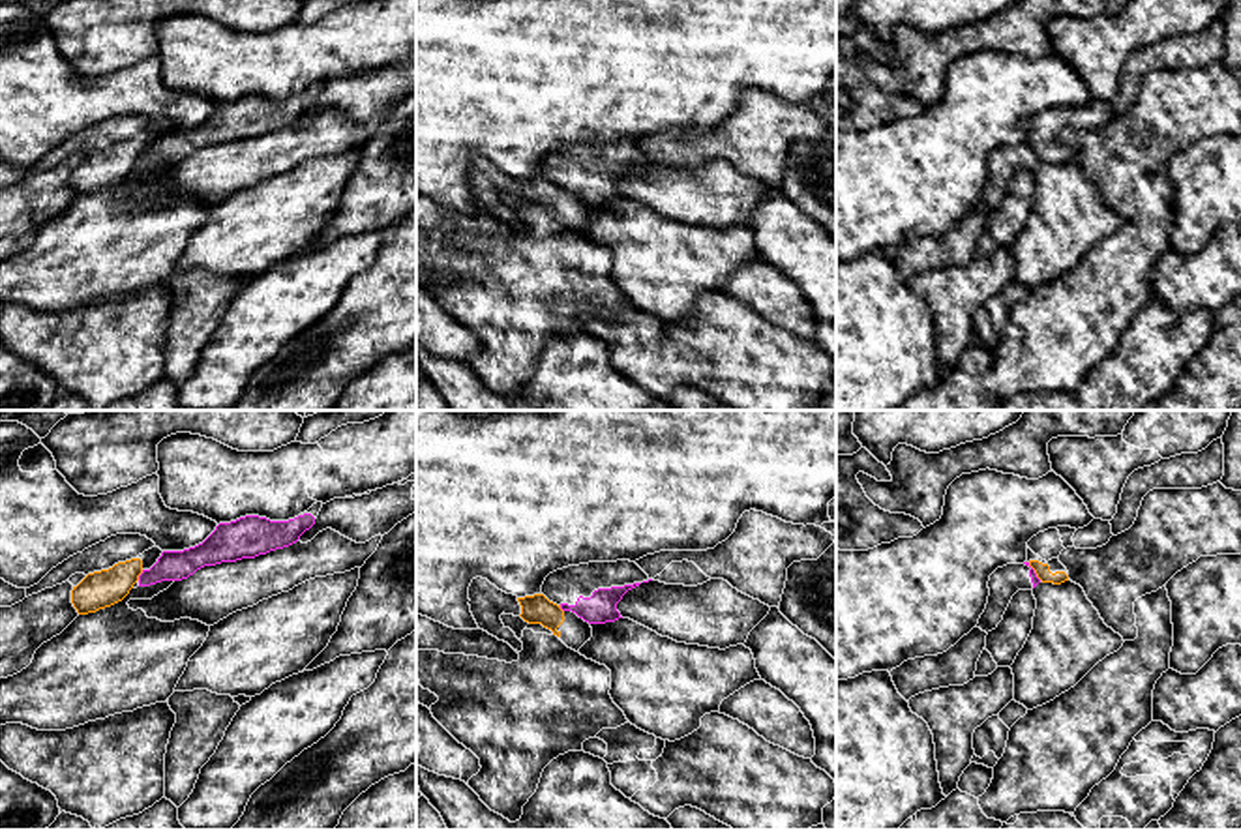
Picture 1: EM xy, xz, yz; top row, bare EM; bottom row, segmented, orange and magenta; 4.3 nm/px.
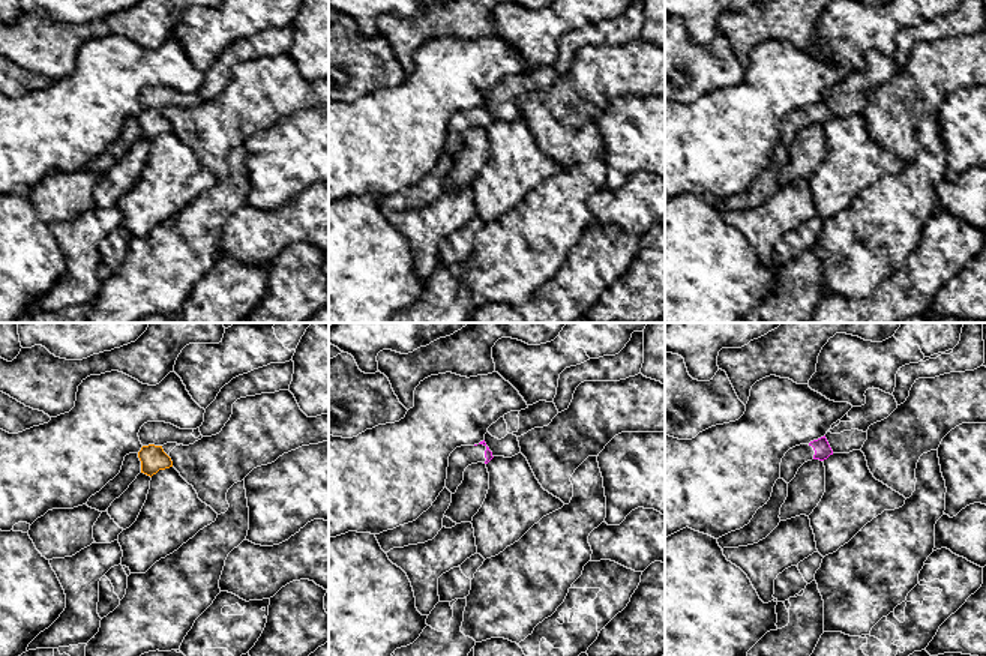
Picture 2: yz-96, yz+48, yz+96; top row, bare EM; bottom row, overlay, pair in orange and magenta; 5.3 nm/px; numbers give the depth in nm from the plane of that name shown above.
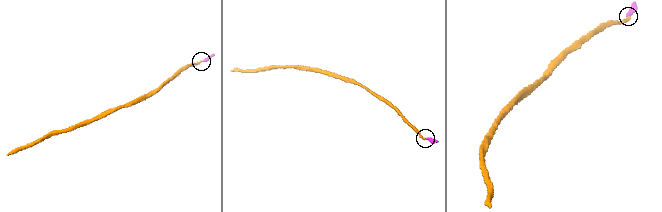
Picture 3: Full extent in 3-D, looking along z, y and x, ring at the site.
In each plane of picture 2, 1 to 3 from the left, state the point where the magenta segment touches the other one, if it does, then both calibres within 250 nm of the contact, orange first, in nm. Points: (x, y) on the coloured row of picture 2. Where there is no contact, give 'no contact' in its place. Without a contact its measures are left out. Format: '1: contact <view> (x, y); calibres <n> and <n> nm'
1: no contact
2: no contact
3: no contact

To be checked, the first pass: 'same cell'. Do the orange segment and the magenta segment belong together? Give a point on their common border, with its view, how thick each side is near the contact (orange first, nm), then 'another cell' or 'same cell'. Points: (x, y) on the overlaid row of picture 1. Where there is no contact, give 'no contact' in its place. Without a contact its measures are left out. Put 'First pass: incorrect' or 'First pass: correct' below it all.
xy (139, 574) | 160/130 nm | another cell
First pass: incorrect

